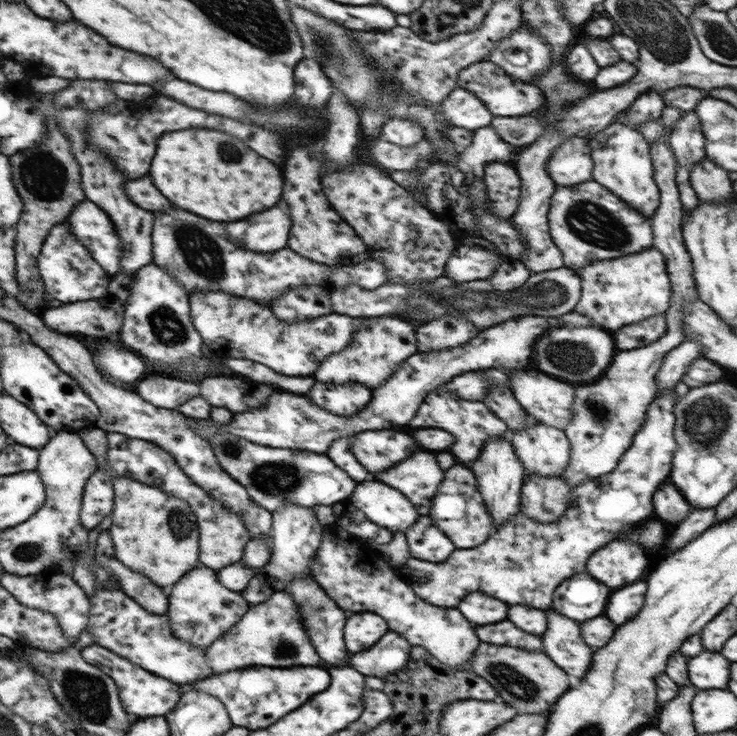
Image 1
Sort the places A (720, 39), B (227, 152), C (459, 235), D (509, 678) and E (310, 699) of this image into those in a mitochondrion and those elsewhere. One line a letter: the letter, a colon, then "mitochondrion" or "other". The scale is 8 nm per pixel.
A: mitochondrion
B: mitochondrion
C: other
D: mitochondrion
E: other

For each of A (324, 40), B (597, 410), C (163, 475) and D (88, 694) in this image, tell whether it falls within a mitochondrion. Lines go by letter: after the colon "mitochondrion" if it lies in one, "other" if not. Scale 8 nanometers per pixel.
A: mitochondrion
B: mitochondrion
C: other
D: mitochondrion

